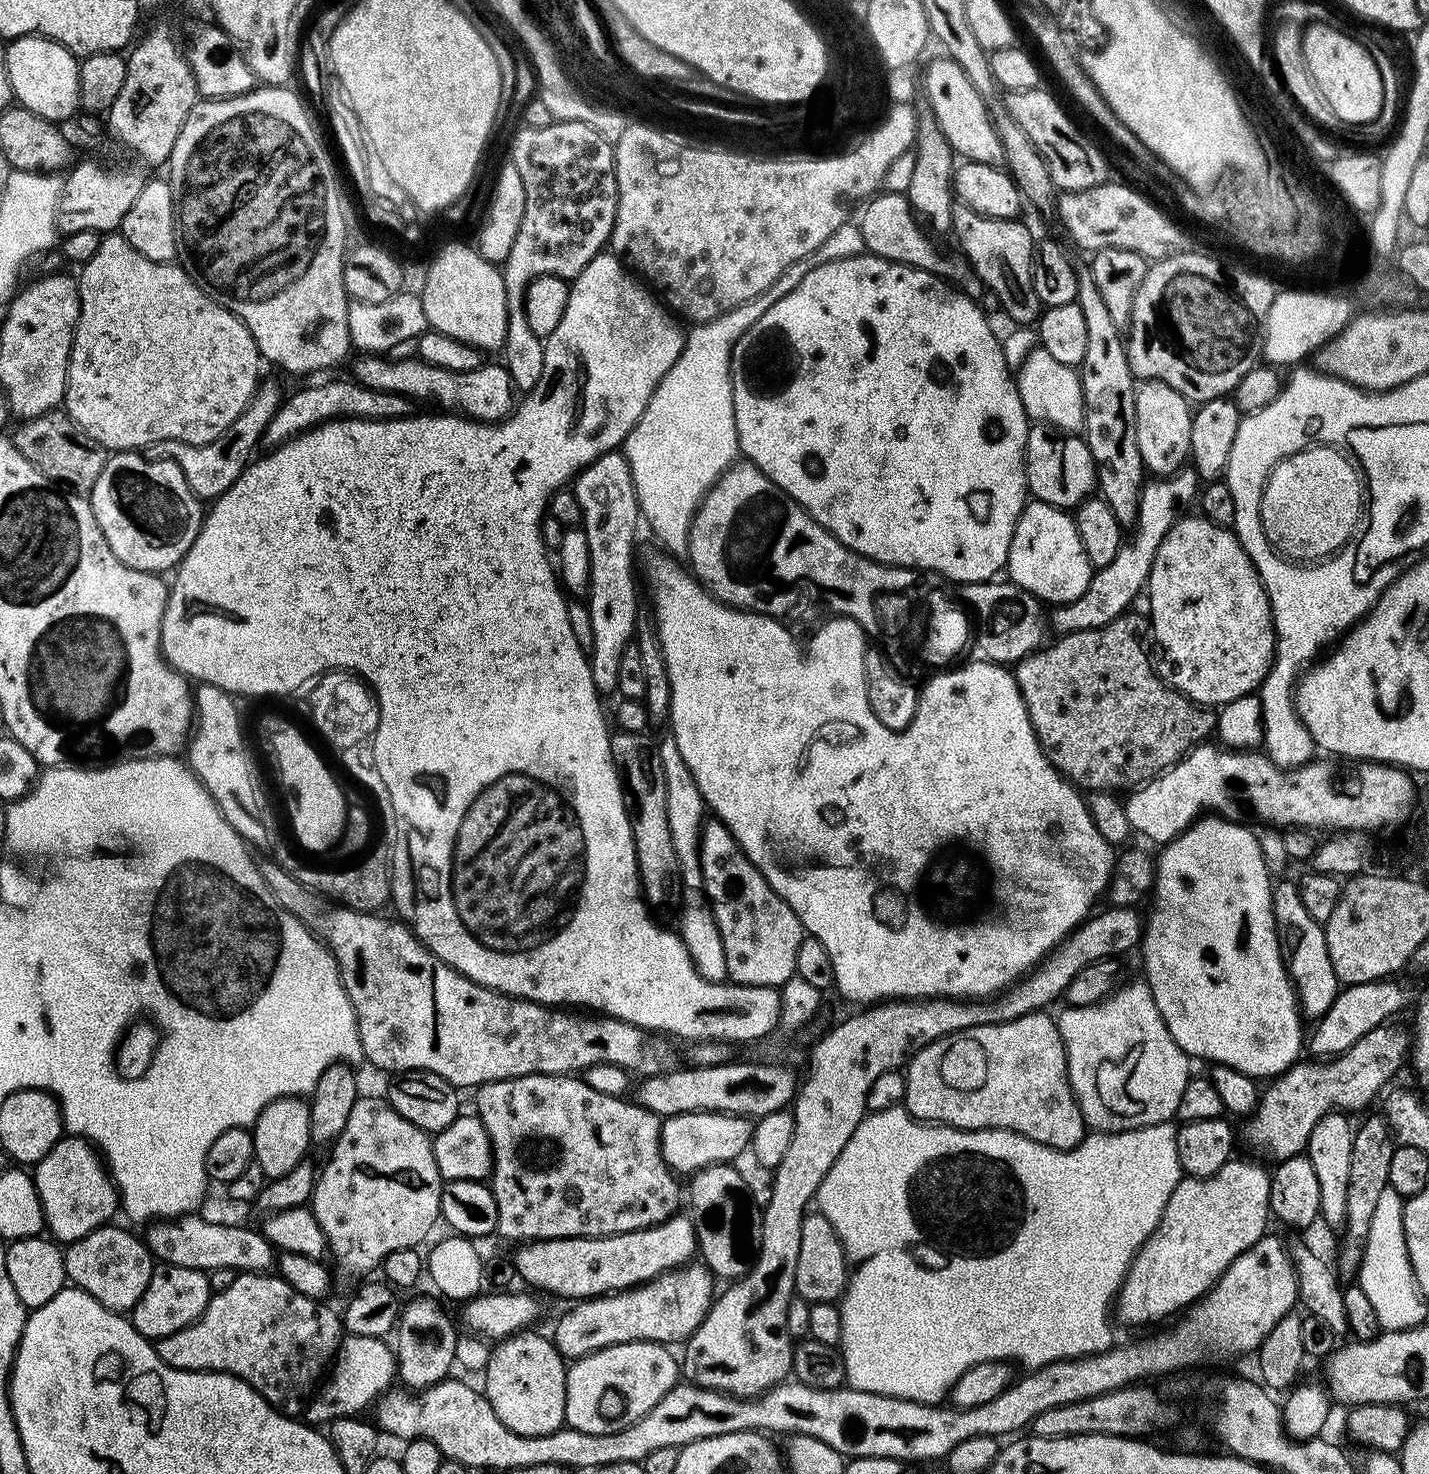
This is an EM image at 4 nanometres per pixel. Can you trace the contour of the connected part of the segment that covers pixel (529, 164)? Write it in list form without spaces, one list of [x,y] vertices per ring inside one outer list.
[[[553,119],[550,126],[524,126],[521,129],[512,140],[510,163],[522,177],[522,186],[526,189],[526,210],[522,213],[522,226],[518,226],[514,247],[510,249],[510,254],[502,265],[506,286],[506,338],[502,349],[502,363],[510,374],[513,385],[534,386],[538,378],[542,378],[544,340],[538,334],[534,334],[534,330],[530,330],[530,322],[526,322],[526,290],[530,282],[543,276],[557,276],[571,282],[593,258],[605,251],[612,238],[620,195],[613,145],[594,126],[584,121]]]

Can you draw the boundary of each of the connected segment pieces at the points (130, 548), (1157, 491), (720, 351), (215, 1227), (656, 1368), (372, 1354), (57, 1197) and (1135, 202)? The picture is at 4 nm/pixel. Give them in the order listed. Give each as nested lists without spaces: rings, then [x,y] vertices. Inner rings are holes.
[[[139,451],[112,452],[98,482],[90,493],[94,518],[114,554],[126,566],[139,572],[171,573],[184,559],[190,546],[198,538],[200,525],[206,515],[202,501],[193,494],[186,482],[186,474],[169,460],[147,460]]]
[[[1181,470],[1175,476],[1152,478],[1140,491],[1140,506],[1138,518],[1131,529],[1132,541],[1121,543],[1114,562],[1105,568],[1097,568],[1090,578],[1090,586],[1086,586],[1086,594],[1069,604],[1061,604],[1051,613],[1050,624],[1057,633],[1077,632],[1101,628],[1114,618],[1123,616],[1133,607],[1136,599],[1141,599],[1147,589],[1150,570],[1154,566],[1154,554],[1158,554],[1158,546],[1176,521],[1185,515],[1188,503],[1195,501],[1198,496],[1198,476],[1195,471]],[[1189,471],[1189,472],[1188,472]],[[1197,484],[1197,488],[1196,488]]]
[[[859,223],[838,226],[818,250],[810,250],[806,258],[798,258],[794,266],[786,266],[774,286],[762,290],[758,298],[750,298],[748,304],[704,324],[696,324],[693,332],[687,333],[678,362],[674,362],[662,382],[658,382],[642,418],[622,445],[636,487],[641,517],[652,527],[665,553],[683,553],[687,549],[688,531],[704,495],[732,467],[740,452],[732,401],[732,347],[774,302],[786,298],[810,270],[818,270],[818,266],[826,266],[826,262],[863,256],[865,252],[864,231]]]
[[[189,1214],[177,1220],[151,1223],[147,1227],[149,1230],[144,1236],[144,1241],[153,1257],[164,1264],[207,1272],[226,1268],[232,1268],[237,1272],[266,1272],[271,1269],[271,1264],[273,1267],[276,1260],[275,1249],[261,1231],[234,1224],[210,1222],[199,1216]]]
[[[632,1341],[573,1361],[567,1367],[565,1425],[584,1434],[606,1434],[640,1420],[679,1383],[680,1364],[670,1351],[656,1341]]]
[[[345,1335],[340,1341],[339,1349],[334,1357],[332,1377],[328,1385],[320,1392],[316,1401],[313,1399],[307,1405],[307,1419],[331,1422],[340,1416],[356,1416],[364,1407],[389,1391],[394,1384],[394,1352],[391,1347],[384,1345],[383,1339],[375,1340],[365,1336]],[[336,1364],[336,1369],[335,1368]],[[312,1404],[312,1405],[311,1405]],[[312,1419],[312,1420],[311,1420]]]
[[[65,1135],[34,1165],[34,1179],[38,1198],[42,1202],[44,1211],[44,1223],[47,1231],[57,1241],[71,1242],[90,1234],[95,1228],[103,1228],[115,1212],[118,1212],[118,1193],[116,1185],[112,1183],[111,1175],[97,1149],[83,1140],[81,1136]]]
[[[1105,182],[1094,186],[1090,190],[1081,192],[1062,192],[1057,197],[1056,216],[1059,217],[1068,236],[1080,248],[1085,248],[1088,254],[1102,250],[1103,248],[1121,248],[1122,250],[1134,250],[1142,254],[1149,262],[1165,260],[1167,256],[1174,256],[1177,252],[1185,251],[1189,247],[1184,232],[1176,224],[1168,221],[1164,212],[1159,212],[1146,197],[1140,192],[1135,192],[1131,183],[1112,184]]]

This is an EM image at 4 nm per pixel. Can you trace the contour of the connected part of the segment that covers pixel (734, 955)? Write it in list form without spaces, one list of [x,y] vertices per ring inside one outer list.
[[[705,819],[700,830],[700,874],[703,891],[708,891],[711,907],[714,909],[716,925],[724,947],[723,971],[729,981],[743,984],[750,988],[771,988],[779,978],[787,978],[796,971],[798,946],[805,938],[805,931],[800,919],[790,910],[788,903],[780,897],[766,882],[766,878],[746,858],[746,854],[736,845],[734,834],[721,820]]]

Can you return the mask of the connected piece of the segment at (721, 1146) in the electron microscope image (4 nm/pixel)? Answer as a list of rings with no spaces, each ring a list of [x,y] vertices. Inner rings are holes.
[[[691,1112],[663,1117],[660,1126],[660,1153],[673,1173],[695,1174],[712,1164],[736,1162],[749,1151],[753,1121],[746,1116],[728,1116],[724,1112]]]

